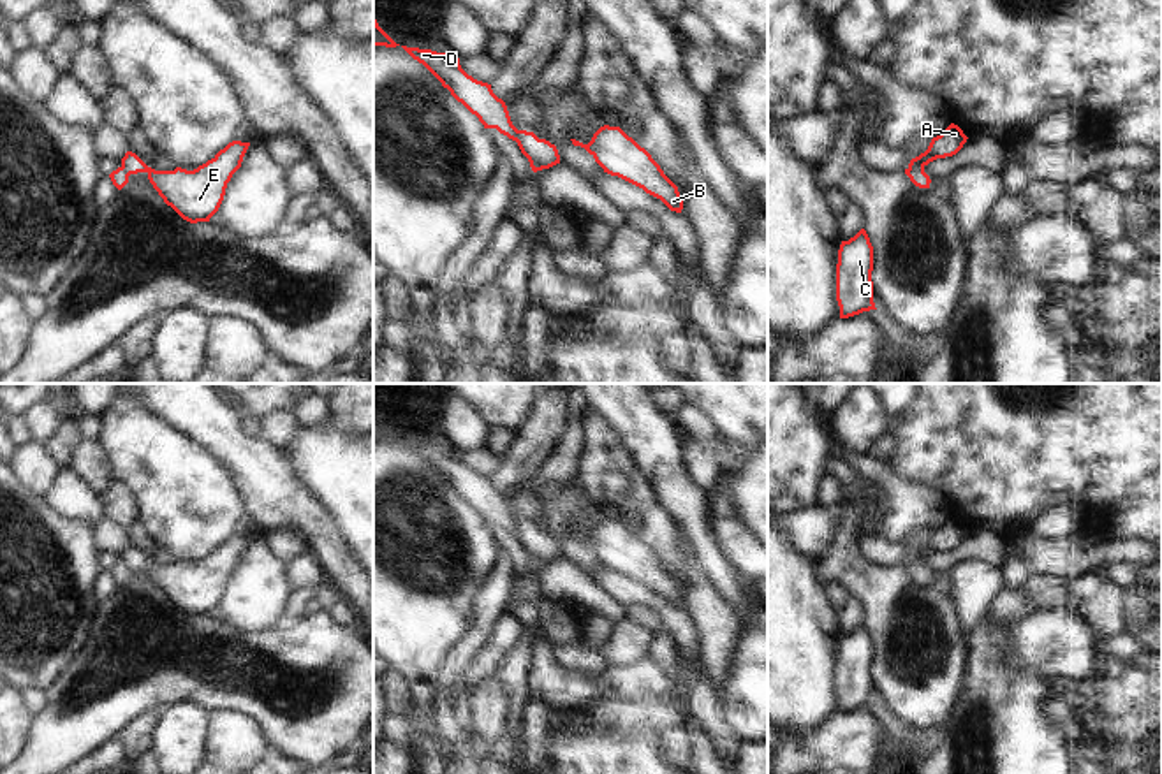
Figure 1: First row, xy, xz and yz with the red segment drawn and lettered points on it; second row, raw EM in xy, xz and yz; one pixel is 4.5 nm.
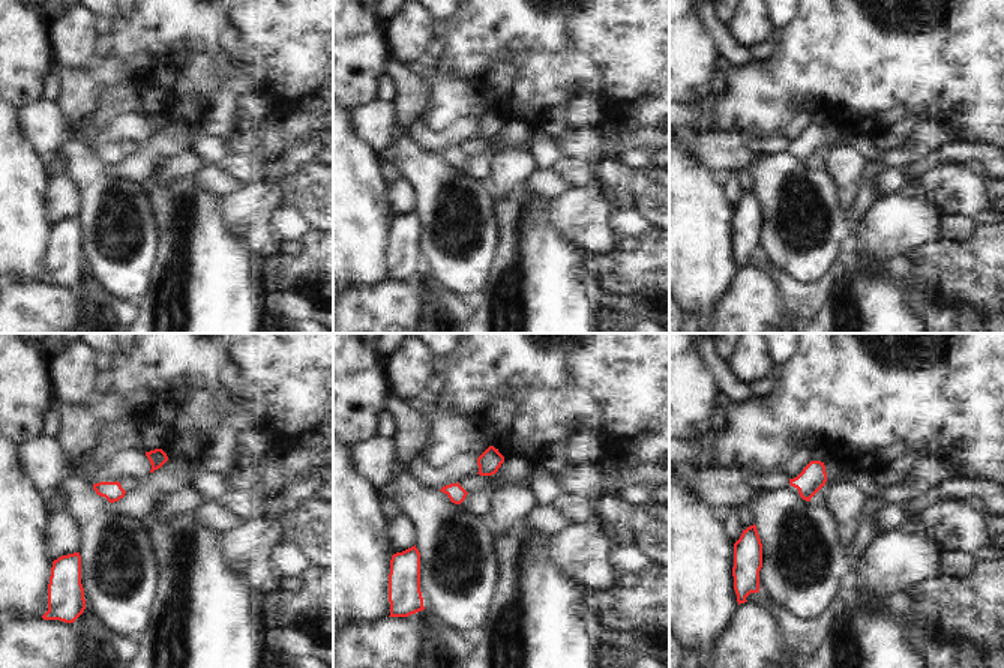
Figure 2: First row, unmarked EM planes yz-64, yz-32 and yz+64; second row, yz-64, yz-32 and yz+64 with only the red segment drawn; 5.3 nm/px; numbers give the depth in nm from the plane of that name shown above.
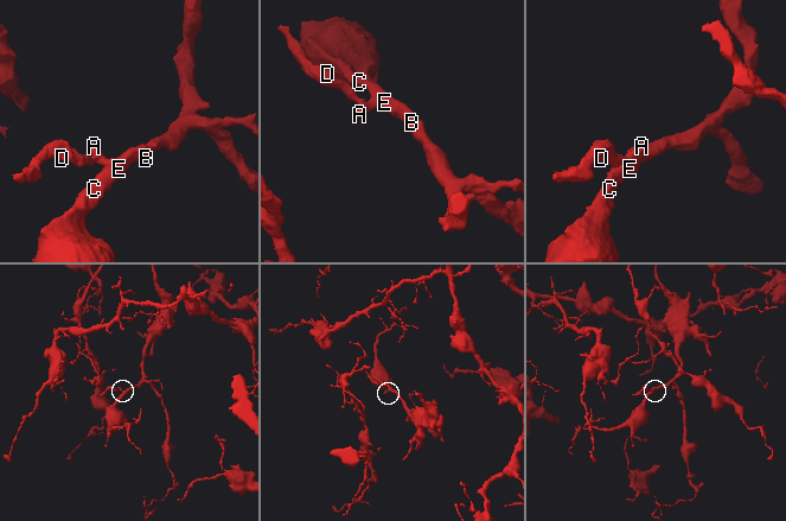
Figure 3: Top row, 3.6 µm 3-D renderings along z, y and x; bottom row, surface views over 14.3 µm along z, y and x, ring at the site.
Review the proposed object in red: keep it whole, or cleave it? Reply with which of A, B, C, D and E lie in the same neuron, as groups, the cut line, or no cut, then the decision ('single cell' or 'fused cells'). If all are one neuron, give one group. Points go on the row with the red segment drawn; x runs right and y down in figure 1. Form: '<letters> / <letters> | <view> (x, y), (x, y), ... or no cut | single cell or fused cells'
A B C E / D | yz (909, 166), (918, 166), (923, 171) | fused cells

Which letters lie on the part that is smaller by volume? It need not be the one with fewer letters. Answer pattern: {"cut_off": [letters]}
{"cut_off": ["D"]}

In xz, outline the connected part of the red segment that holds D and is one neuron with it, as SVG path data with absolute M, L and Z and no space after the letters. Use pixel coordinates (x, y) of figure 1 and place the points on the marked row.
M401 46L414 60L423 63L451 95L479 118L484 128L496 128L512 141L519 141L519 130L512 125L507 106L498 99L491 84L468 76L460 58L431 49Z

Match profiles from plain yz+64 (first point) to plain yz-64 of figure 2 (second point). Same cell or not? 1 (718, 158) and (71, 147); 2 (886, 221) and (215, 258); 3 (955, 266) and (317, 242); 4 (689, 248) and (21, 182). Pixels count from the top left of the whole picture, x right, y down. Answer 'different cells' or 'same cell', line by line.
1: same cell
2: different cells
3: same cell
4: same cell

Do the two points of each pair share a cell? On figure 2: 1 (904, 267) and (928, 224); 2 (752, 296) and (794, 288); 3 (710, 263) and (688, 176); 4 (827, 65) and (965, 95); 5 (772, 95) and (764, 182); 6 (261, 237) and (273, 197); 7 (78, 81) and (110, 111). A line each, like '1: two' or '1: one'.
1: two
2: two
3: one
4: one
5: two
6: one
7: two

